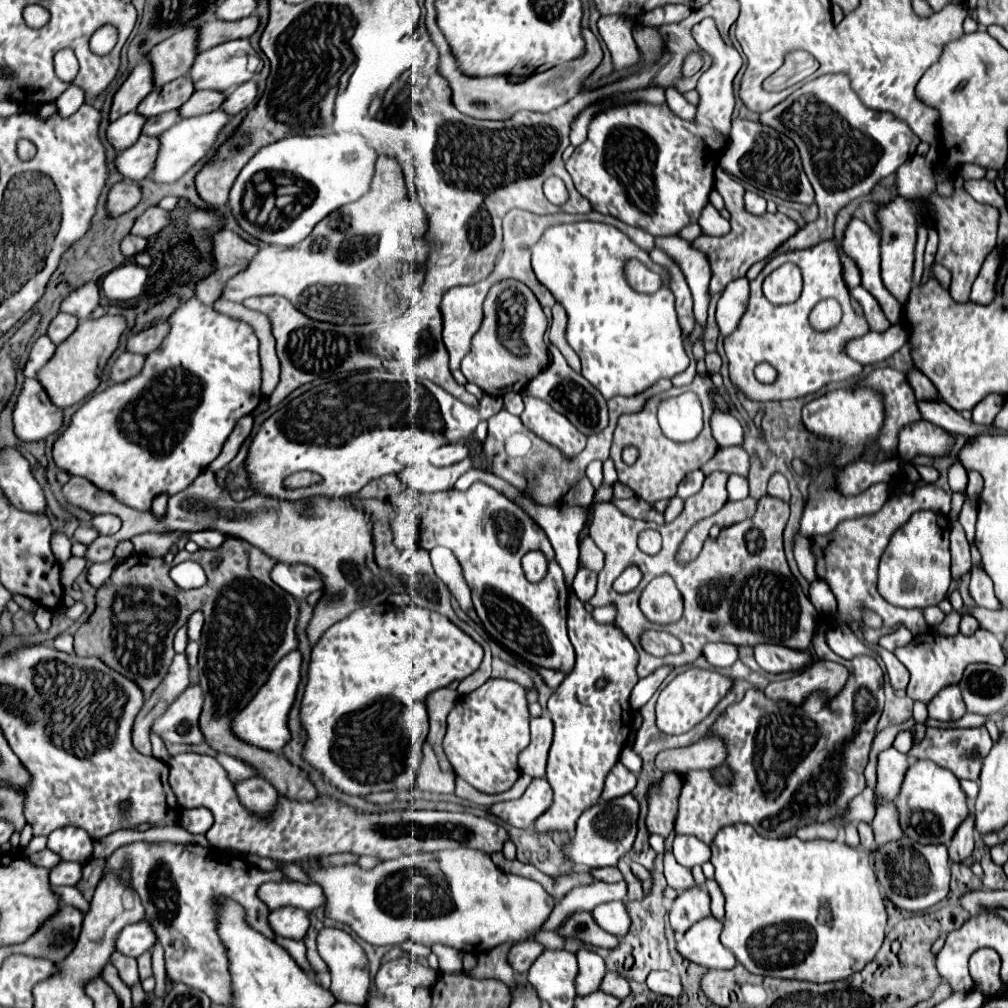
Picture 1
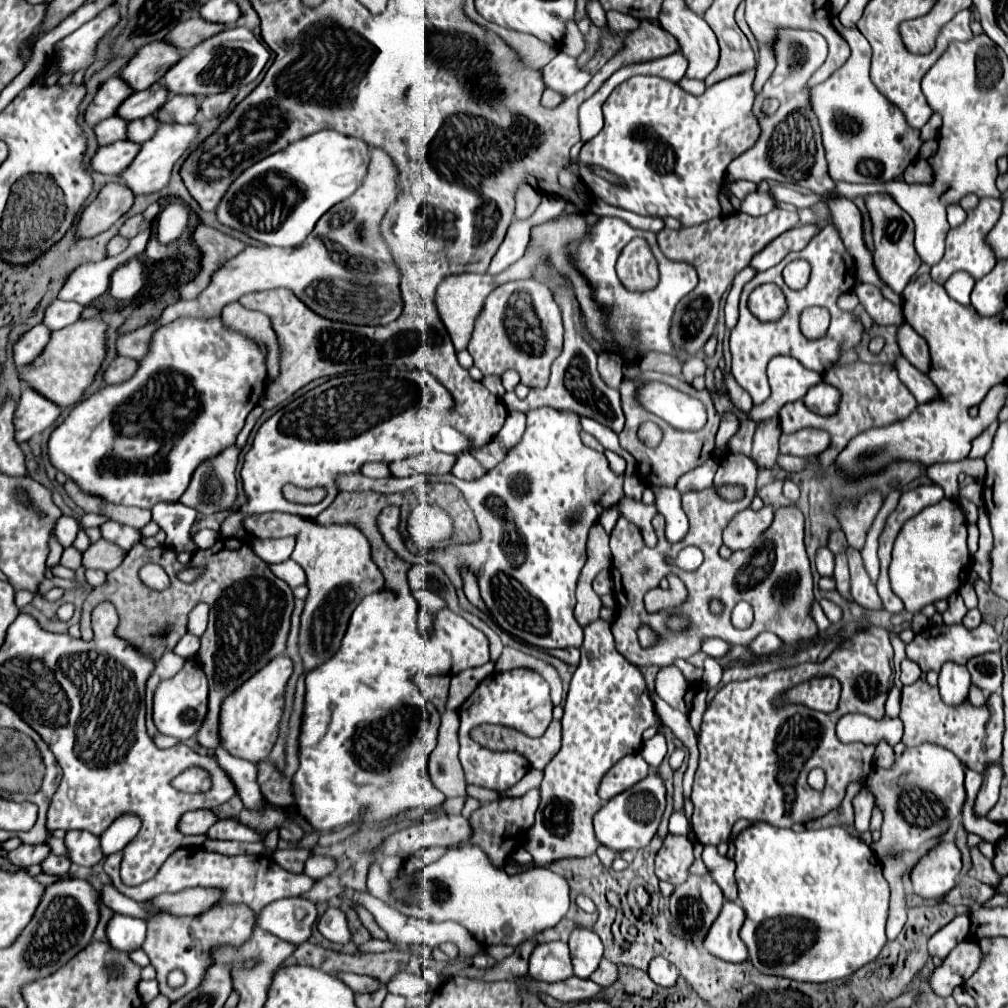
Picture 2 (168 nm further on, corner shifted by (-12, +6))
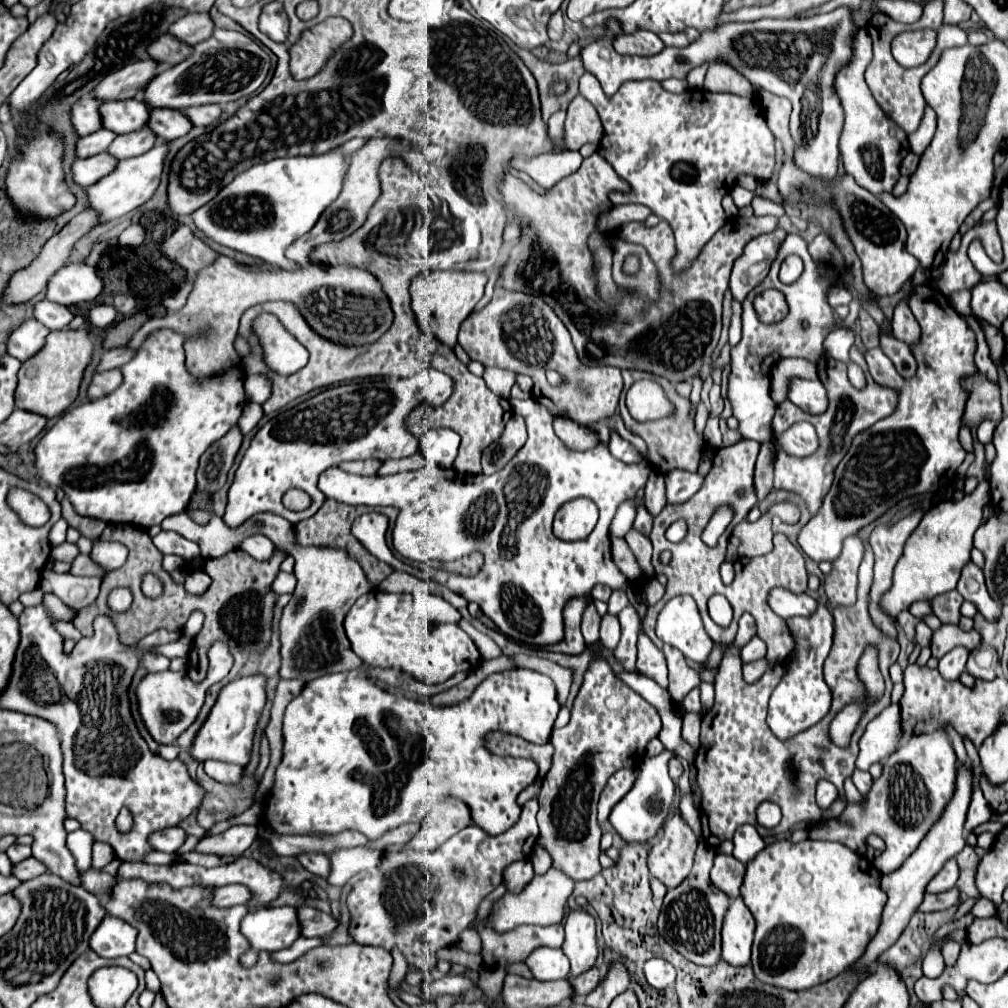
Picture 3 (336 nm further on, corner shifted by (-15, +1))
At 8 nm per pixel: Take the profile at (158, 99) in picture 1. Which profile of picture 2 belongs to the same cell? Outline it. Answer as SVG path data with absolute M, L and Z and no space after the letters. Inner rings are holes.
M156 83L144 91L136 91L128 97L128 101L124 101L118 109L116 115L120 115L126 121L134 121L134 119L142 119L148 115L158 113L160 105L164 105L164 101L170 99L170 93L166 89L166 85Z

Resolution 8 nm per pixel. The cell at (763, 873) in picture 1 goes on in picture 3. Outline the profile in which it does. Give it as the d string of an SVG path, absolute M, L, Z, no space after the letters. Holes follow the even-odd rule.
M777 840L761 850L747 864L747 874L741 886L741 896L757 920L751 954L755 976L771 986L805 990L845 972L861 958L879 928L881 912L887 902L887 896L879 886L879 878L879 870L875 870L865 856L849 850L841 842L803 840L799 844L791 844L789 840Z

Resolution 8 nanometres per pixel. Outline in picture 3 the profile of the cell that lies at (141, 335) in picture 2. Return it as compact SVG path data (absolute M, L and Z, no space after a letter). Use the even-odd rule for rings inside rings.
M121 346L121 348L113 348L113 350L107 350L107 352L103 352L101 362L99 362L99 366L95 368L95 372L105 372L105 370L119 368L119 366L127 364L133 356L135 356L135 350L129 350L129 348L125 350L125 346Z

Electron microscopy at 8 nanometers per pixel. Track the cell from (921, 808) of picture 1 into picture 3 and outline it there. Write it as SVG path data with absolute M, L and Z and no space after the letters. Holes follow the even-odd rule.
M919 734L895 750L883 762L883 774L873 782L871 790L863 794L863 802L847 804L839 818L815 824L809 830L811 840L843 842L847 848L865 854L867 836L877 834L885 840L885 852L876 857L873 865L881 874L897 870L909 854L925 838L933 822L941 816L943 806L951 798L953 778L957 772L957 756L949 744L947 734Z

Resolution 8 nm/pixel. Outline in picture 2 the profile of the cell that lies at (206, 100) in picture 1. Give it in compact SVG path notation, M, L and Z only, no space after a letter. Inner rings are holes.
M174 95L162 109L158 111L158 121L162 123L192 123L198 117L202 97L192 95Z

